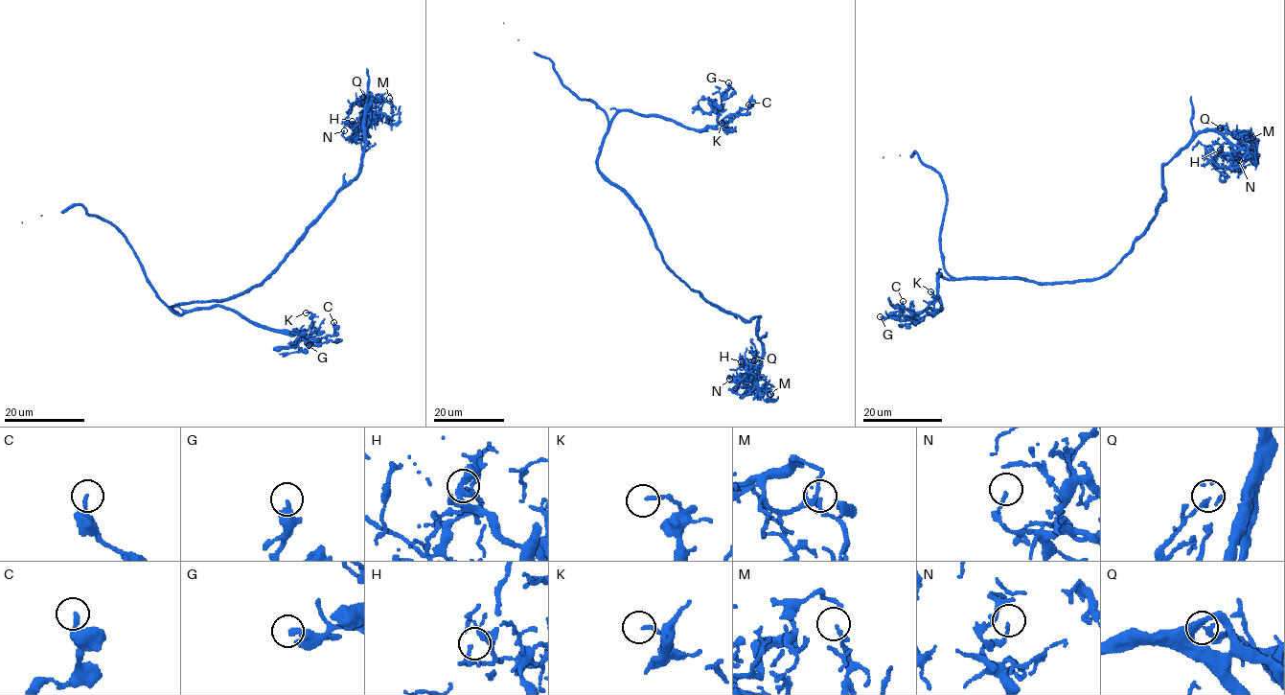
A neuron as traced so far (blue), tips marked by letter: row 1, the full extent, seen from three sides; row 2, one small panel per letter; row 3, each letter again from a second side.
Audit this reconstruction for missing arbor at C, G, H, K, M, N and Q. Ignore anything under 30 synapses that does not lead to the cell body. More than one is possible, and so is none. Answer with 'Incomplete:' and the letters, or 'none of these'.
Incomplete: none of these

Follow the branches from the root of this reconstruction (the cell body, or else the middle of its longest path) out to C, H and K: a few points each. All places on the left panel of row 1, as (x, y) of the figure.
C: (245, 291), (170, 308), (182, 314), (224, 306), (260, 324), (309, 335), (311, 343), (332, 335), (333, 322)
H: (245, 291), (277, 266), (328, 203), (358, 173), (366, 110), (372, 100), (365, 135), (357, 134), (352, 121)
K: (245, 291), (170, 308), (182, 314), (224, 306), (260, 324), (307, 336), (313, 323), (306, 312)

